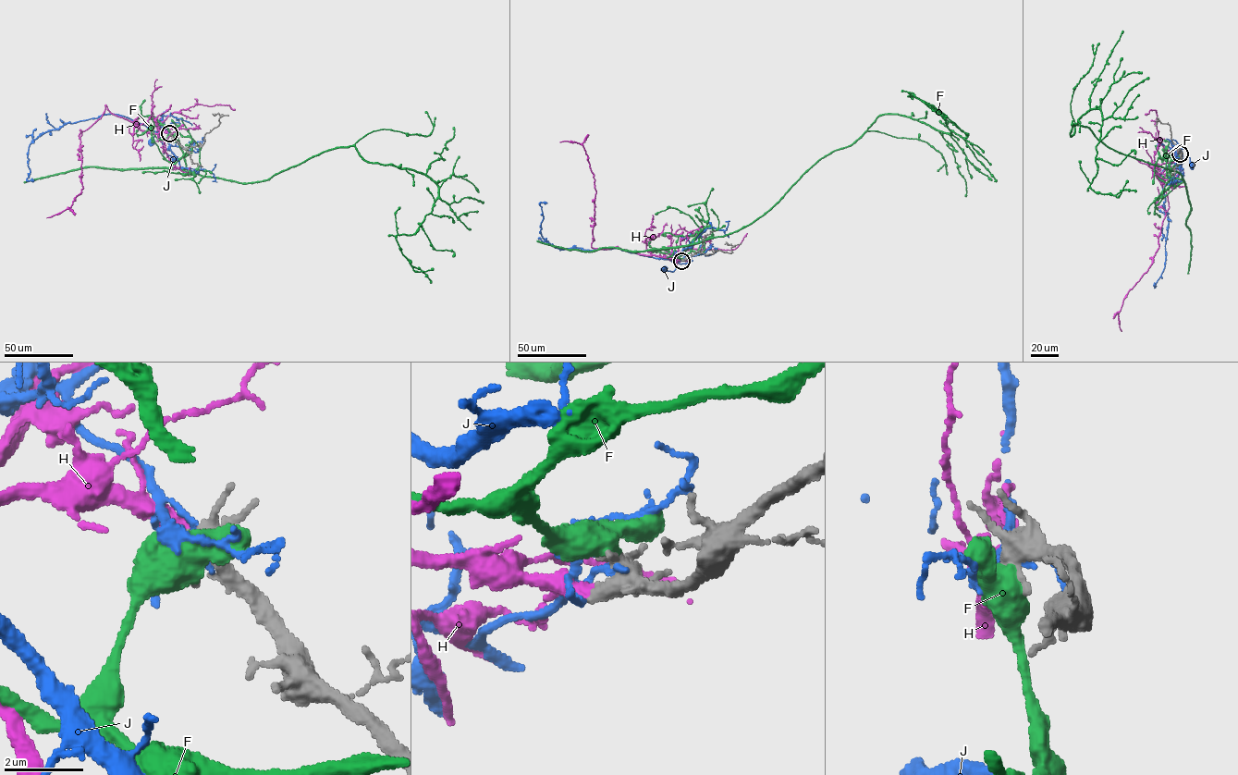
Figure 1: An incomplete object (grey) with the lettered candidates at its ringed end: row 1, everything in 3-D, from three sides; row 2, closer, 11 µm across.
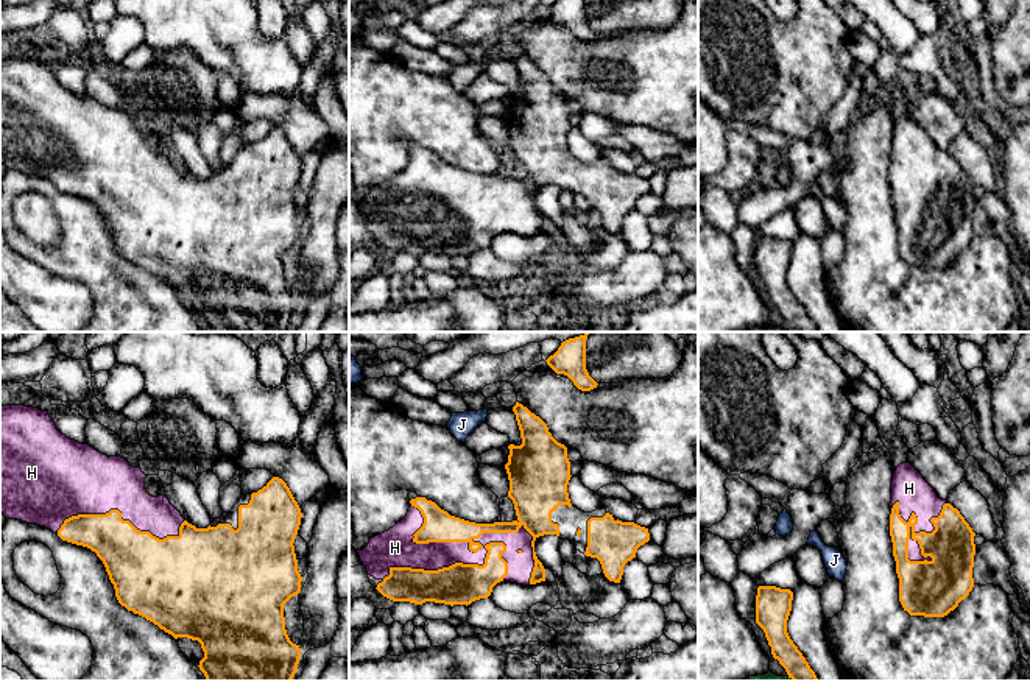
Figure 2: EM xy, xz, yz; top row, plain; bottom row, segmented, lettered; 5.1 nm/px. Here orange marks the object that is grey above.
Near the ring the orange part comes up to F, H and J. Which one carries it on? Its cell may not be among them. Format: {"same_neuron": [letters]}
{"same_neuron": ["H"]}

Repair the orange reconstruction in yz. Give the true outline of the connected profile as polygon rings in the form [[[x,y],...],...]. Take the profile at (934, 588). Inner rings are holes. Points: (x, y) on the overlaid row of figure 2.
[[[910,461],[899,464],[893,474],[890,506],[890,536],[896,561],[896,573],[899,578],[899,602],[904,611],[910,616],[924,617],[947,616],[974,587],[972,567],[975,555],[975,533],[957,508],[937,496],[933,488],[910,464]]]

